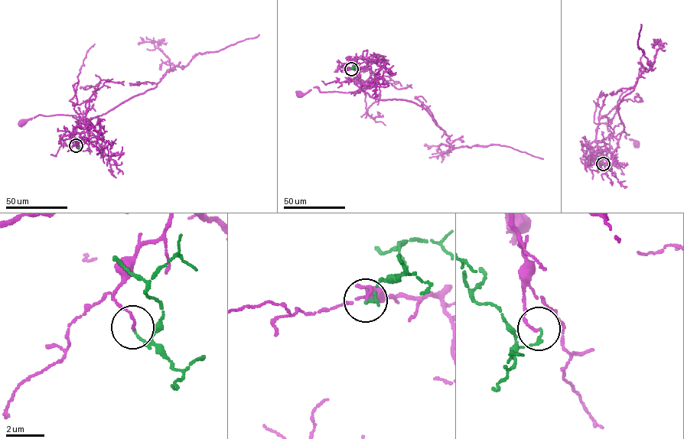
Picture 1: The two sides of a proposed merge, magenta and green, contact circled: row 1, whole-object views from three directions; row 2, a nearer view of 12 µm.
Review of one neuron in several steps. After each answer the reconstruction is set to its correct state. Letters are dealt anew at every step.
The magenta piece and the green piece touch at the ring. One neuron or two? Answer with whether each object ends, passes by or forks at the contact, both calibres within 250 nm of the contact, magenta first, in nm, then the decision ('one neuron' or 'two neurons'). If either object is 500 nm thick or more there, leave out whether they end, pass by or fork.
magenta ends there; green passes by; 110 nm thick on the magenta side, 80 nm on the other; one neuron

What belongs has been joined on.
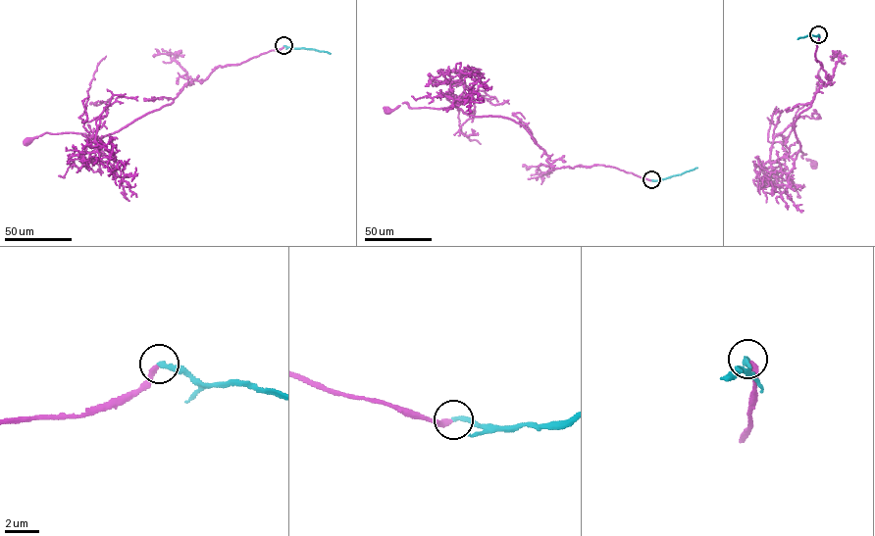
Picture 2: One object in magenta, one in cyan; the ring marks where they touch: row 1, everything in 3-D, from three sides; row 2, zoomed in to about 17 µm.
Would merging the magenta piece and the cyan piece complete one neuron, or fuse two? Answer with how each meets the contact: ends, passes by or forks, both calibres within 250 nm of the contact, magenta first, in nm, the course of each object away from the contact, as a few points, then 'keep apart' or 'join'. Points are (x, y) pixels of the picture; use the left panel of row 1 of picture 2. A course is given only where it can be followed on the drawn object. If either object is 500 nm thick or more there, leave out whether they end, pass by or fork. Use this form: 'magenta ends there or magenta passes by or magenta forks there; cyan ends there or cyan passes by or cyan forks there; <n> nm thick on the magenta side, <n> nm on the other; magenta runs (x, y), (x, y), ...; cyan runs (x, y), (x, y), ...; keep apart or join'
magenta ends there; cyan ends there; 280 nm thick on the magenta side, 280 nm on the other; magenta runs (284, 46), (218, 66), (204, 80), (184, 85), (170, 104), (96, 142), (84, 133), (45, 132), (27, 142); cyan runs (284, 46), (331, 53); join

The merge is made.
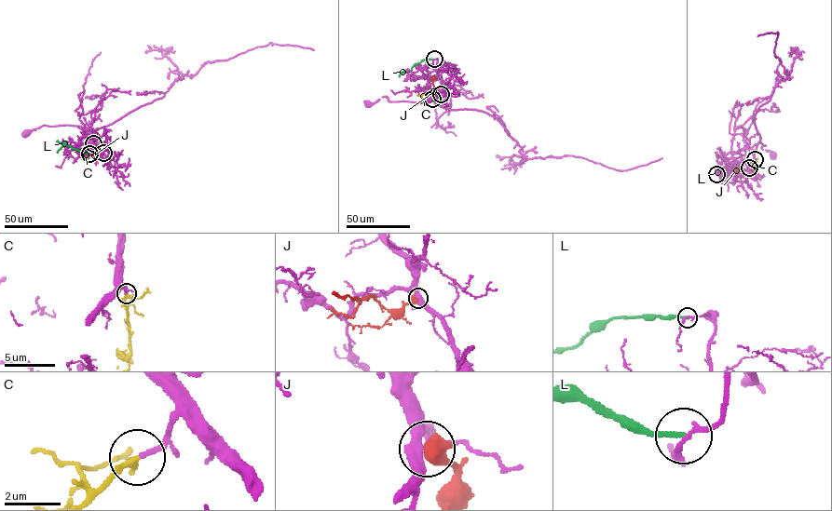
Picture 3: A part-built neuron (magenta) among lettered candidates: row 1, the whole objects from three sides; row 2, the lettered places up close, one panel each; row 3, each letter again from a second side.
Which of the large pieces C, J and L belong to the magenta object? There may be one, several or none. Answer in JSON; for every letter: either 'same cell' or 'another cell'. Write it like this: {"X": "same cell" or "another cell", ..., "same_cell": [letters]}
{"C": "same cell", "J": "another cell", "L": "another cell", "same_cell": ["C"]}

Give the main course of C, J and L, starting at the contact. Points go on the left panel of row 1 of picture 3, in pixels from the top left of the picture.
C: (93, 143), (84, 153), (89, 158)
J: (103, 154), (92, 154), (94, 150)
L: (89, 154), (72, 148), (64, 142), (57, 152)

